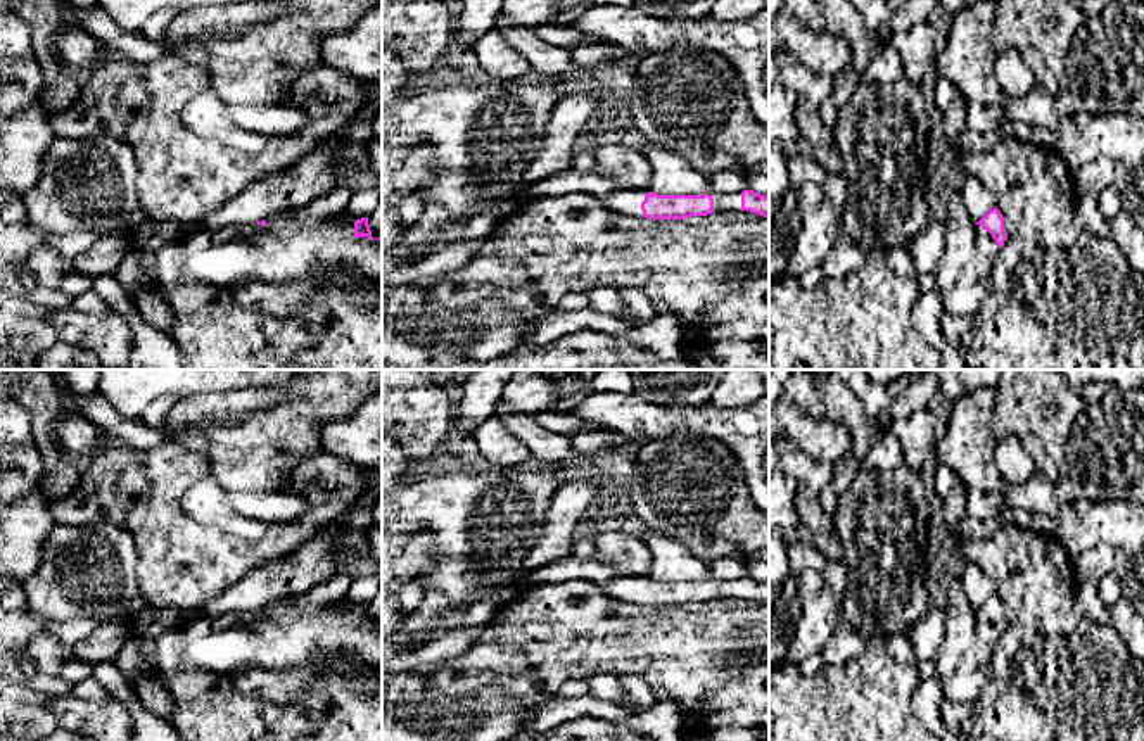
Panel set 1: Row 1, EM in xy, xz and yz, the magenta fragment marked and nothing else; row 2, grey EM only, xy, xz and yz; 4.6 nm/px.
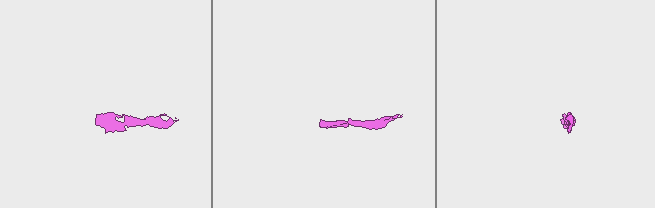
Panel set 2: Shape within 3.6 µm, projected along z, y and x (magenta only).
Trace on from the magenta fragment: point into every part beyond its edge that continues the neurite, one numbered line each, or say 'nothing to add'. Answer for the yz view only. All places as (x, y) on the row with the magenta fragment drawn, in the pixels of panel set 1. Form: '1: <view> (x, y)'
1: yz (987, 249)

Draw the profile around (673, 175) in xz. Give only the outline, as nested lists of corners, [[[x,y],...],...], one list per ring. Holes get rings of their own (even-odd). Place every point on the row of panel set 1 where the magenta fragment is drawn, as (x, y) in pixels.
[[[648,143],[641,149],[653,169],[650,190],[658,195],[703,195],[712,187],[707,174],[696,171],[674,150]]]

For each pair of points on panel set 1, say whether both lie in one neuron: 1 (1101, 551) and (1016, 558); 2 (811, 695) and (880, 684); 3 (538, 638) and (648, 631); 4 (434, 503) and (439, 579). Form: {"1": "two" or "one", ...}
{"1": "two", "2": "one", "3": "one", "4": "one"}

